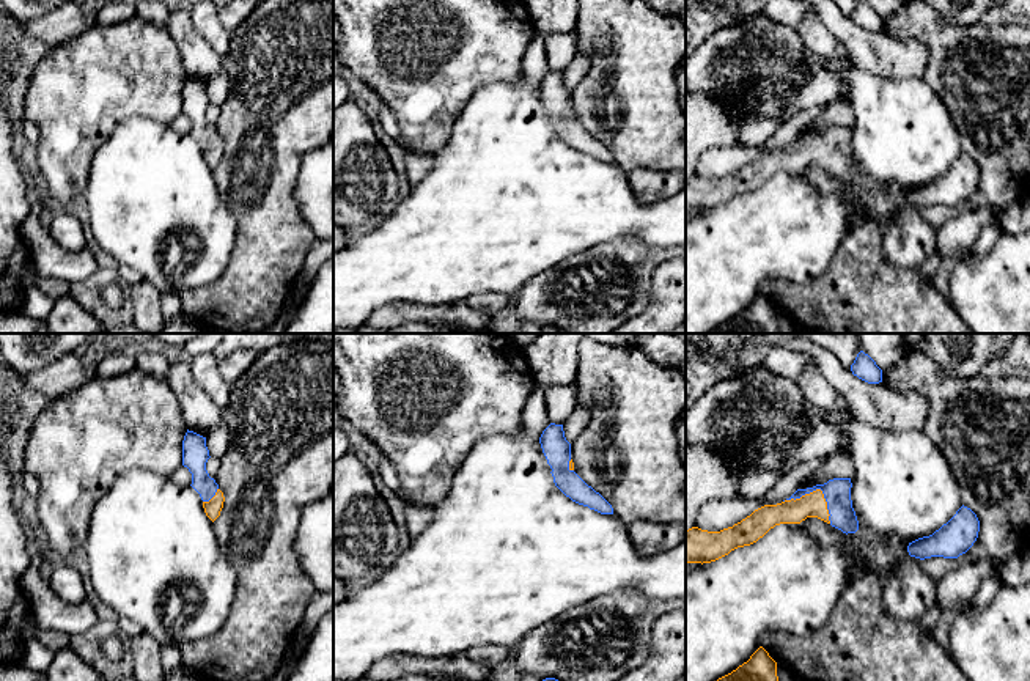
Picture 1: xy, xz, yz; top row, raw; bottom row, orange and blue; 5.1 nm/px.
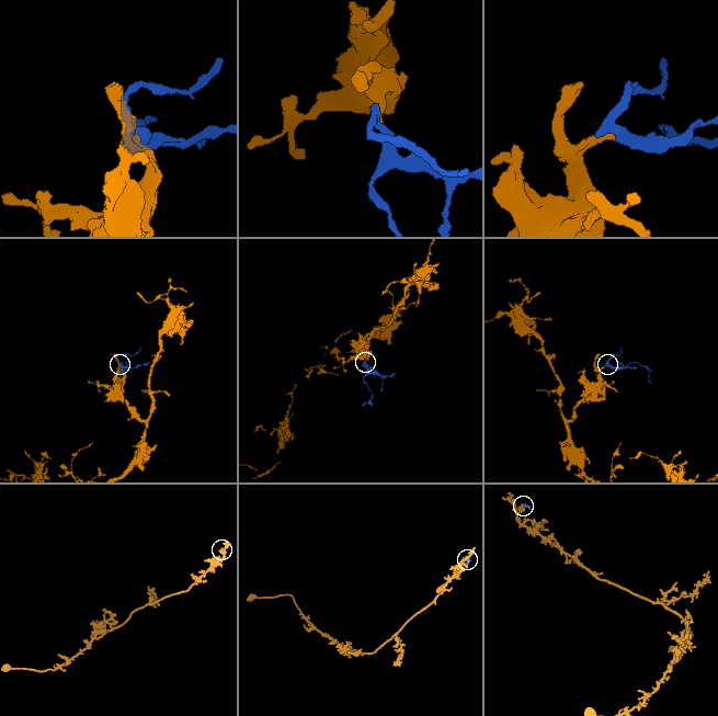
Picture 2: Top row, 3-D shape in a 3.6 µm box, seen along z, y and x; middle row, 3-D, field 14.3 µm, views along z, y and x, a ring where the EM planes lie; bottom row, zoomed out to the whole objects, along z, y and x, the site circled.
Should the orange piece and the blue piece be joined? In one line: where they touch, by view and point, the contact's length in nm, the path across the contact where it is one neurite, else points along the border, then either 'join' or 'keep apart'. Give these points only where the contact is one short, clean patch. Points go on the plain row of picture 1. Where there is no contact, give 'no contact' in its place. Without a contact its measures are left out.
yz (818, 137) | 280 nm | across yz (810, 153), (818, 145), (818, 137), (837, 140) | join

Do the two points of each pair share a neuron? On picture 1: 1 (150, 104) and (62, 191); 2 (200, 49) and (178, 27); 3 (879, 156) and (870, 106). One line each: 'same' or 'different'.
1: same
2: same
3: same

